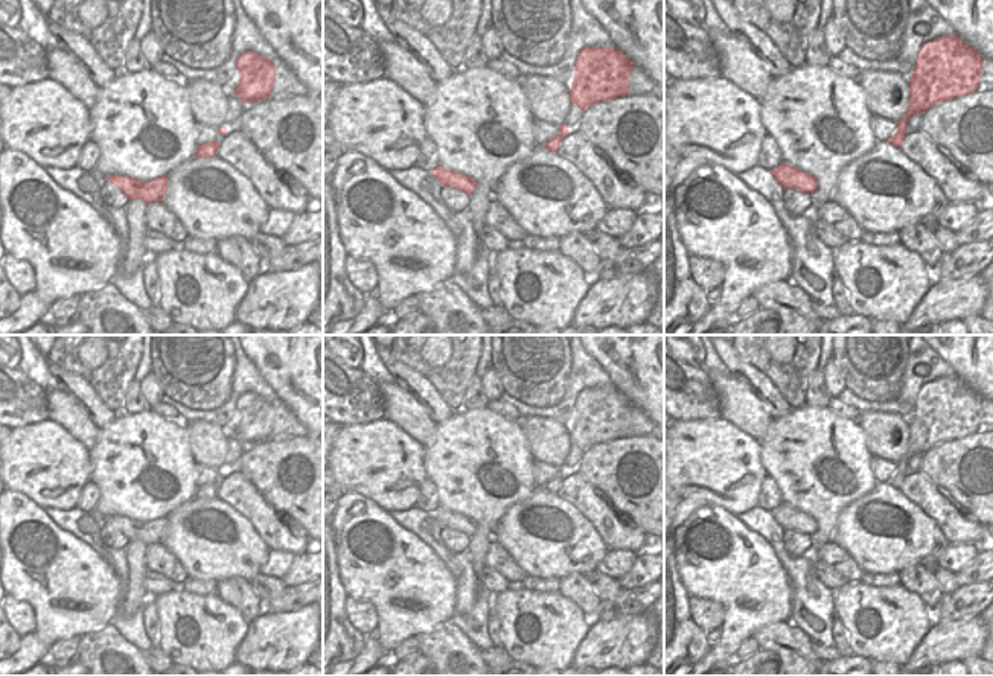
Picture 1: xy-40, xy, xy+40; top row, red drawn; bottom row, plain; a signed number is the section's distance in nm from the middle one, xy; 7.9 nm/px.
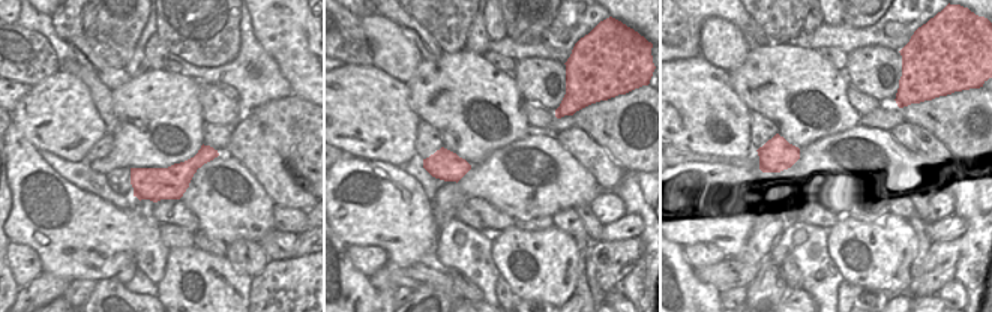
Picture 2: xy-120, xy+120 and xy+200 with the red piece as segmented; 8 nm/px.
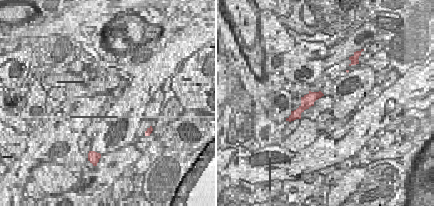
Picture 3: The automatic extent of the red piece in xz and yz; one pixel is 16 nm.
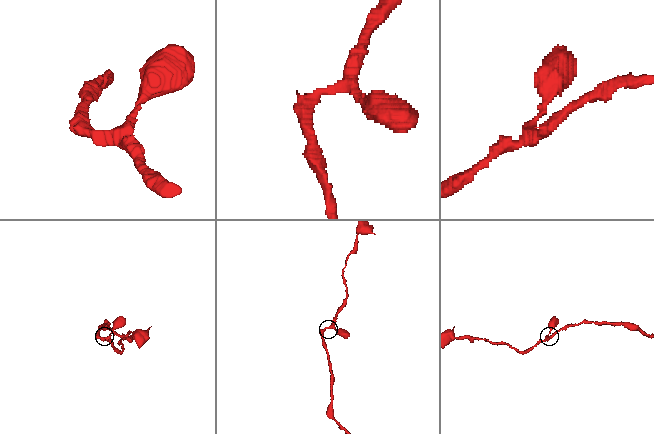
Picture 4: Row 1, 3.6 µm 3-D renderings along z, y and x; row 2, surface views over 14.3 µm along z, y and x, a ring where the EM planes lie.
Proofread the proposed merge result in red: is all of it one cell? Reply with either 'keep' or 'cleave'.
keep

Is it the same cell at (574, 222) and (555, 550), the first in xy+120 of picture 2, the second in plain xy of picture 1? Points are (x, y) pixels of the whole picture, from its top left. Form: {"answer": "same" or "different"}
{"answer": "different"}

